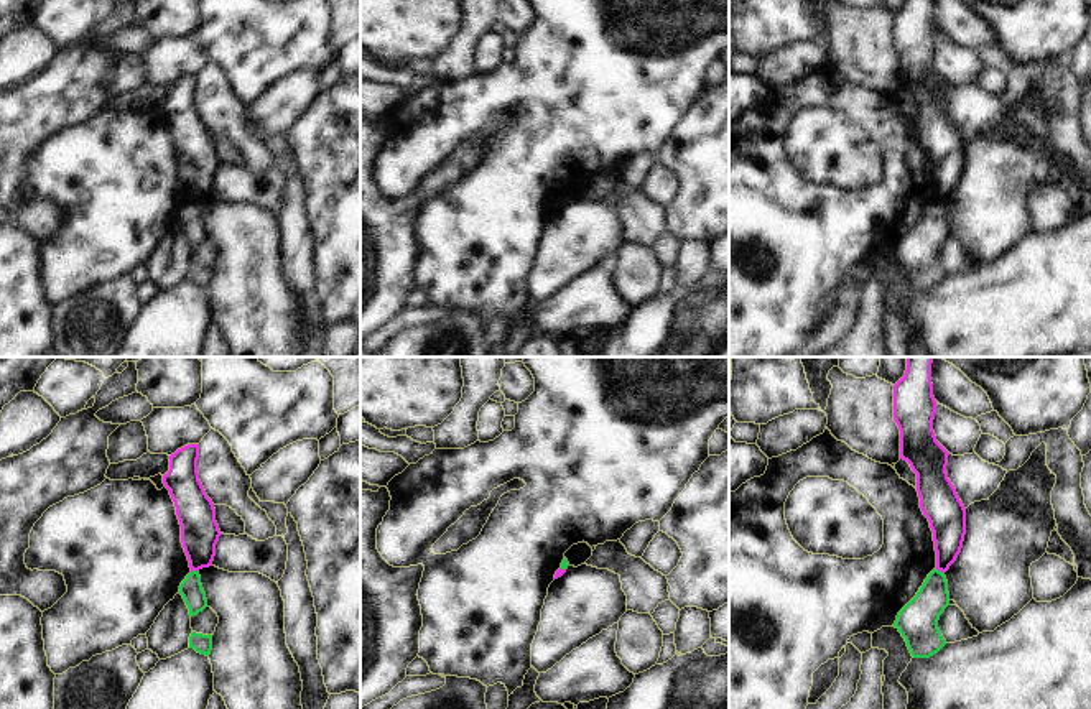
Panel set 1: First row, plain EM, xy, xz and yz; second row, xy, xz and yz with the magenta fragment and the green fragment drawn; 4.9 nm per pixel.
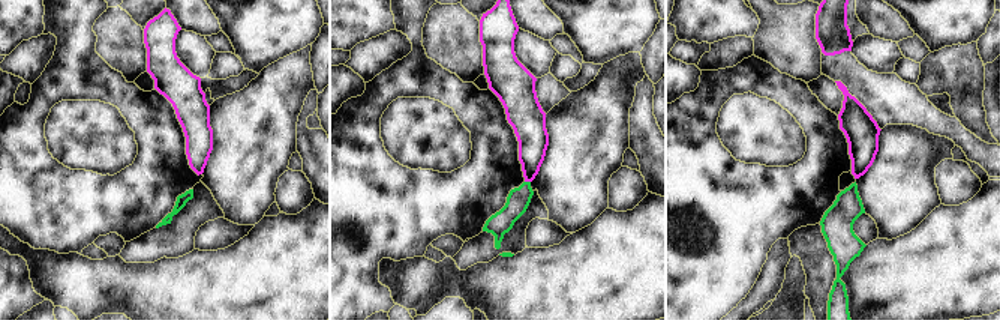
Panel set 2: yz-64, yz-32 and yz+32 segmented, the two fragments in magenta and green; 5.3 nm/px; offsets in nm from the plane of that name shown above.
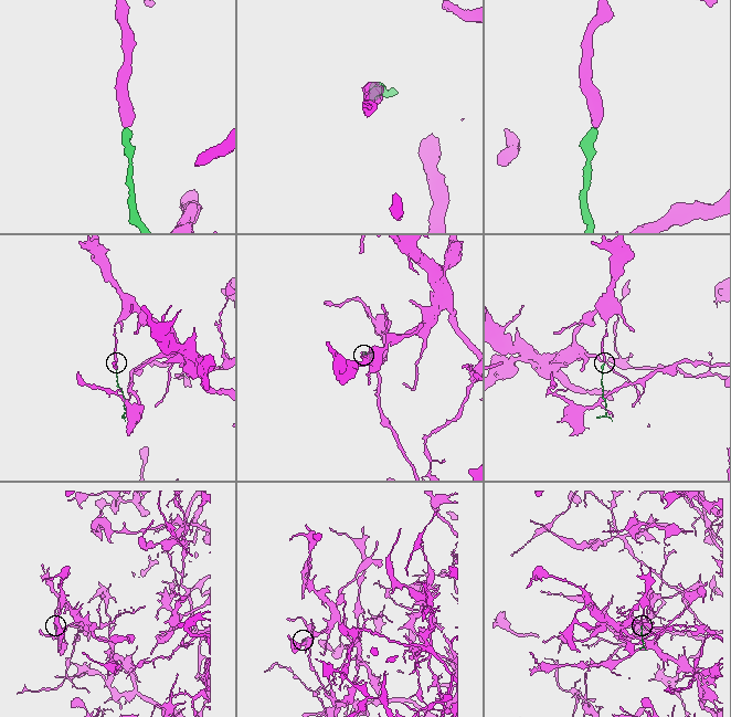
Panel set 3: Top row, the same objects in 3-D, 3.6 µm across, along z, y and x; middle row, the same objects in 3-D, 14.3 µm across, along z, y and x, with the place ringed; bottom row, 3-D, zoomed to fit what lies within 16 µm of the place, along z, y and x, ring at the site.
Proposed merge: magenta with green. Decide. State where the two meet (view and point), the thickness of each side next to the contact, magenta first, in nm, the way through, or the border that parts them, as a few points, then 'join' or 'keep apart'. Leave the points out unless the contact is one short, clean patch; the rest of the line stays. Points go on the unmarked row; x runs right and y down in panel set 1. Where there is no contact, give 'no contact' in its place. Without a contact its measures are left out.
xy (194, 201) | 190/110 nm | along xy (198, 201), (191, 204) | keep apart

